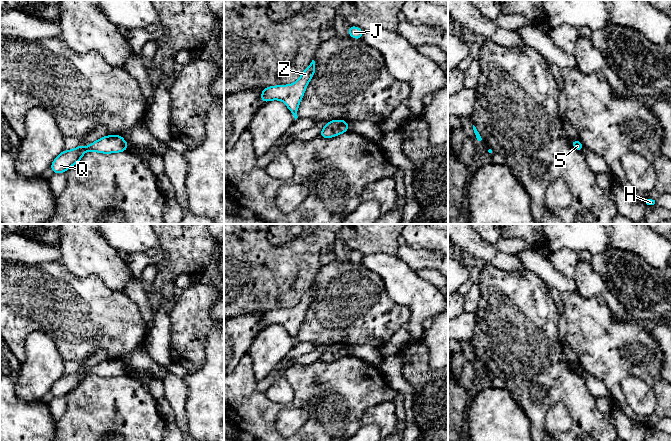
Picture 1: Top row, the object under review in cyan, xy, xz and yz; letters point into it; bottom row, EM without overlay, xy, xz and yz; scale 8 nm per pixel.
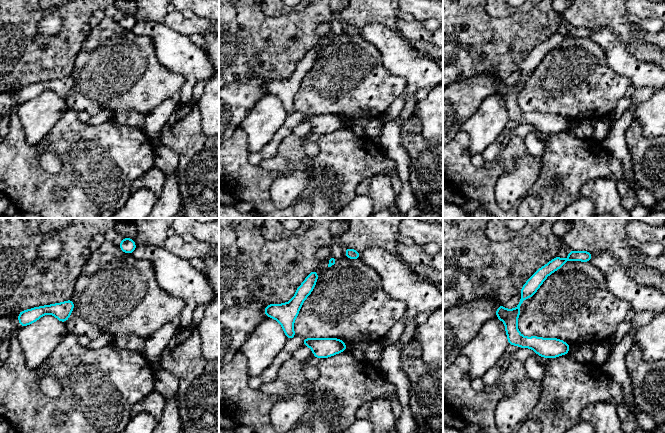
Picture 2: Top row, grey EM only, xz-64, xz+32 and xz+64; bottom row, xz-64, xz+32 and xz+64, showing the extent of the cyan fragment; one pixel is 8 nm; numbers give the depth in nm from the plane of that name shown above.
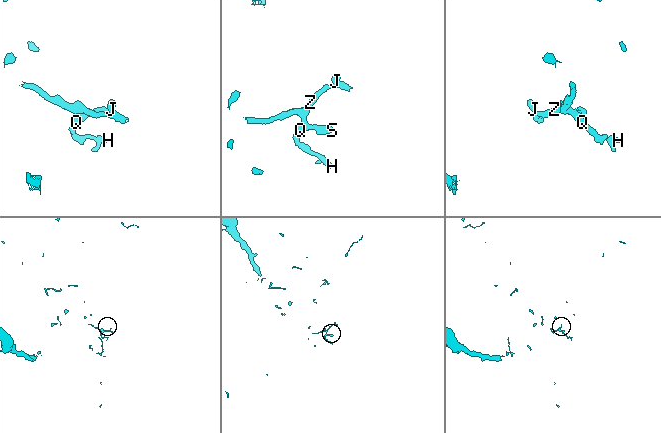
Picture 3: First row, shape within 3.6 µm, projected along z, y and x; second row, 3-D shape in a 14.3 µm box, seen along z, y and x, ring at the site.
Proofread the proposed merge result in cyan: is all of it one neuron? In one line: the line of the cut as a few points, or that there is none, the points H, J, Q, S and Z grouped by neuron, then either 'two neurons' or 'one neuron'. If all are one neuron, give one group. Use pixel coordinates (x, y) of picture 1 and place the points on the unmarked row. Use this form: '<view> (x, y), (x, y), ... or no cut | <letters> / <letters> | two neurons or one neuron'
no cut | H J Q S Z | one neuron

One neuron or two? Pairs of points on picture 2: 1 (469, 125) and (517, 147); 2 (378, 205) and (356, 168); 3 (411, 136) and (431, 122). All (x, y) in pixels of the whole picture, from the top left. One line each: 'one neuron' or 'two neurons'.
1: two neurons
2: two neurons
3: two neurons

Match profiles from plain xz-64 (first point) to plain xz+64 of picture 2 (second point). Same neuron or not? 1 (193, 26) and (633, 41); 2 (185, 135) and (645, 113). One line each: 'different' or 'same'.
1: different
2: different

